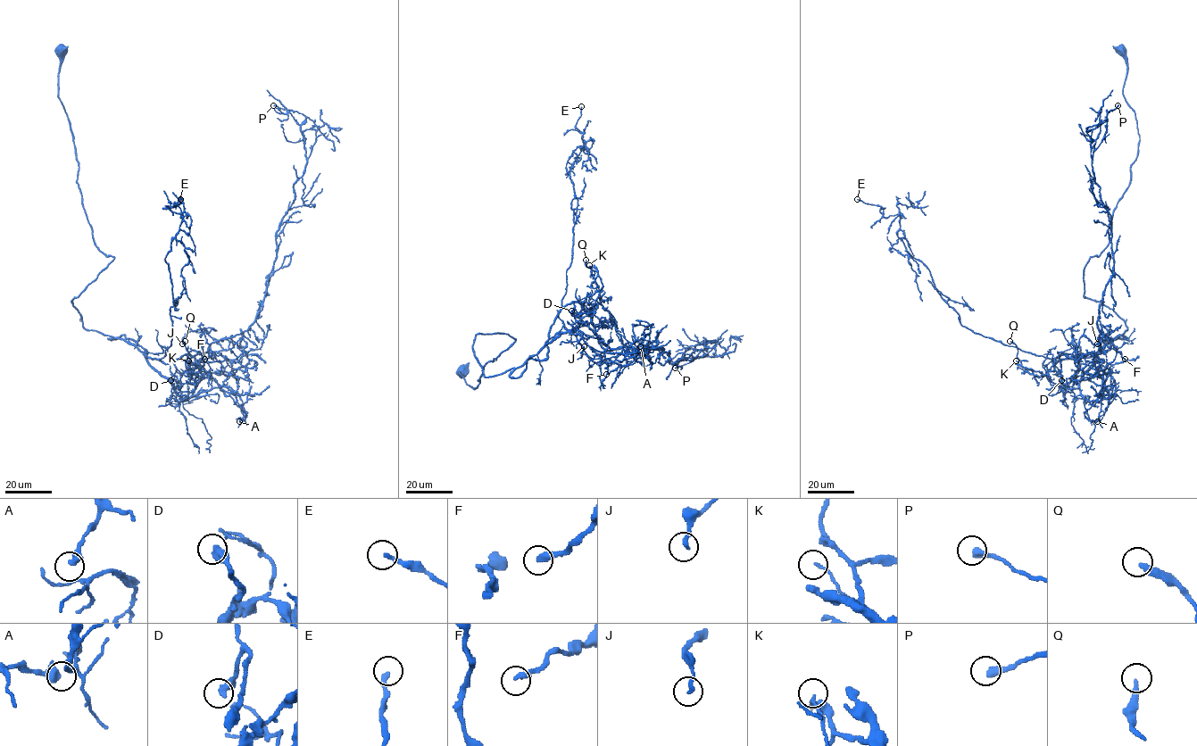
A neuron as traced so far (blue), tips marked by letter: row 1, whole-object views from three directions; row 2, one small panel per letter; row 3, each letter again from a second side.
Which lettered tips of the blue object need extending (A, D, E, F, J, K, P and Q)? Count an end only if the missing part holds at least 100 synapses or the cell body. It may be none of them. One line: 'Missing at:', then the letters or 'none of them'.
Missing at: none of them

